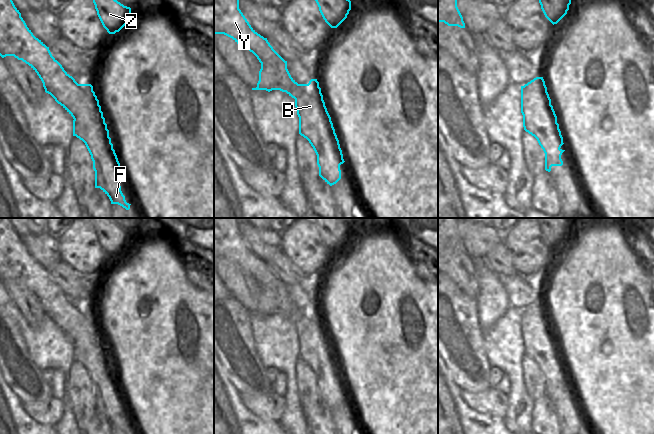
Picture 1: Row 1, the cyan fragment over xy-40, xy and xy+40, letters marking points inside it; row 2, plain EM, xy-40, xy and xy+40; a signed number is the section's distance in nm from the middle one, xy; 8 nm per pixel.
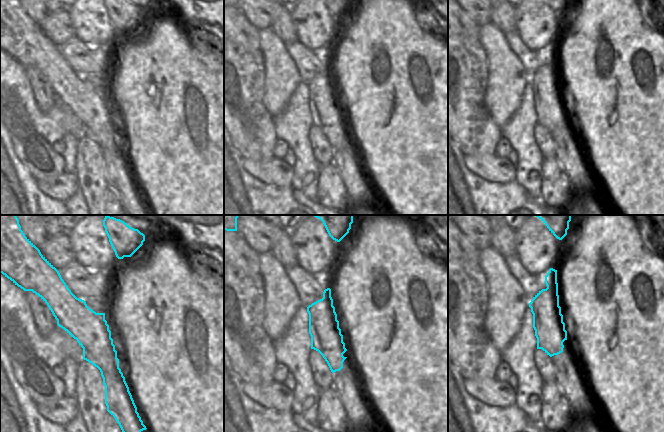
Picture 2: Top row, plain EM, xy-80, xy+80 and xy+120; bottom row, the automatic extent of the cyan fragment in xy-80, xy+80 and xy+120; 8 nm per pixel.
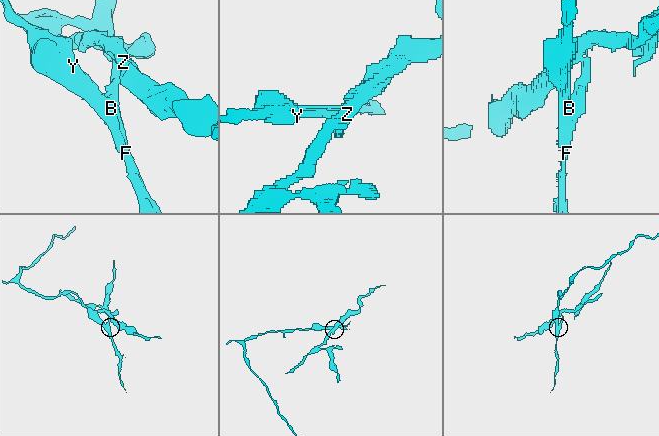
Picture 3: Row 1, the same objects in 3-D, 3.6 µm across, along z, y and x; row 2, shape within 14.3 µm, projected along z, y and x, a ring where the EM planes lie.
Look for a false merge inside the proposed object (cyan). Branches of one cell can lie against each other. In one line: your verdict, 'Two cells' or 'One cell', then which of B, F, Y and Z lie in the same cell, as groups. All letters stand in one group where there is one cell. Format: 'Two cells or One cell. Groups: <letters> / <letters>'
Two cells. Groups: B F Z / Y.

